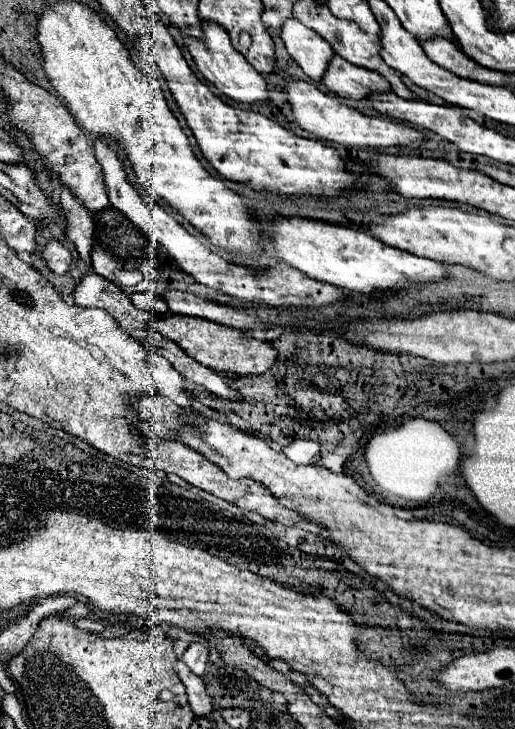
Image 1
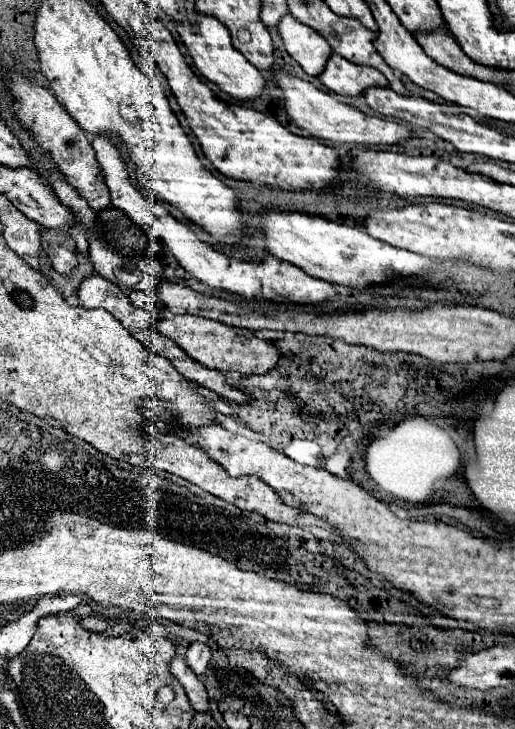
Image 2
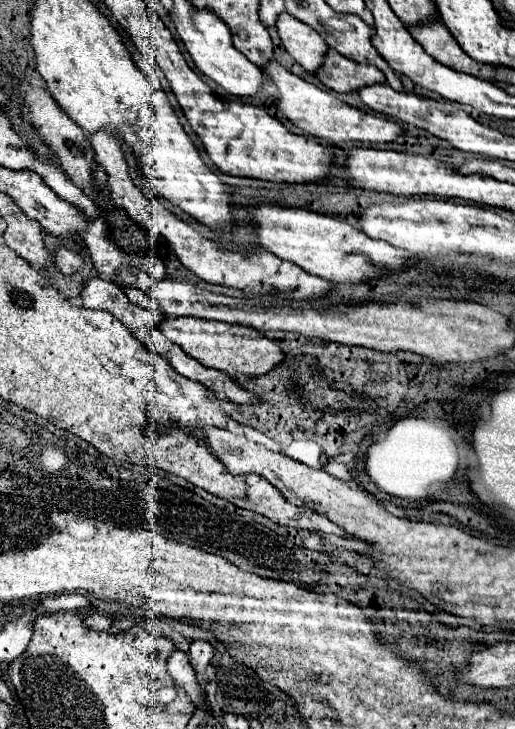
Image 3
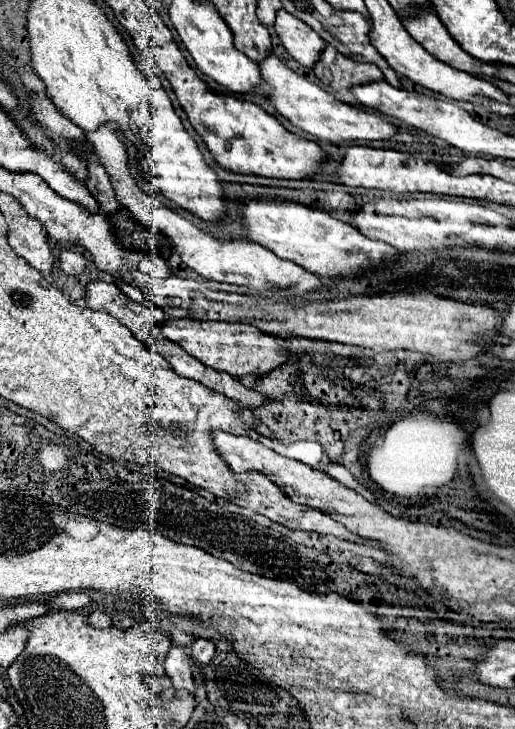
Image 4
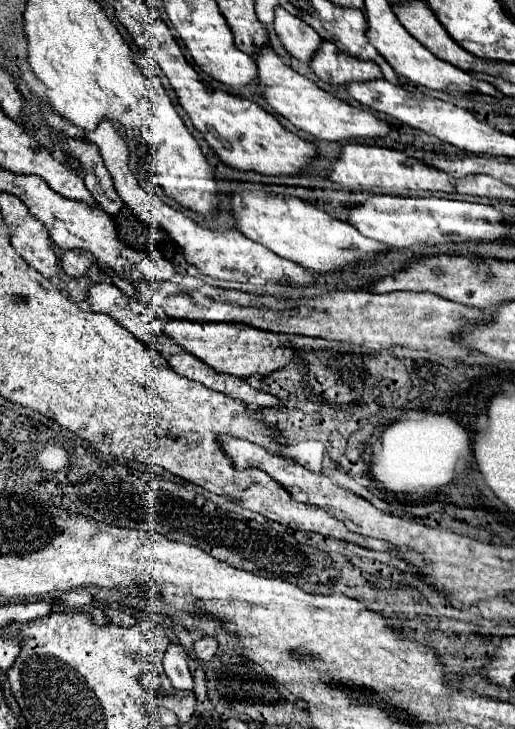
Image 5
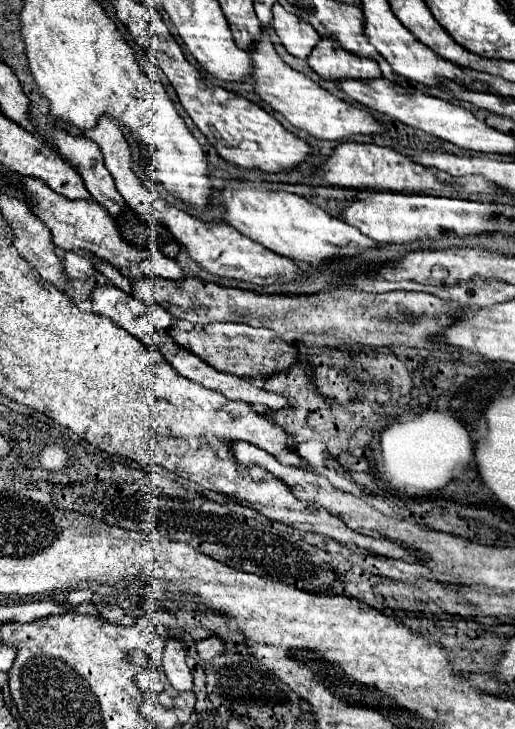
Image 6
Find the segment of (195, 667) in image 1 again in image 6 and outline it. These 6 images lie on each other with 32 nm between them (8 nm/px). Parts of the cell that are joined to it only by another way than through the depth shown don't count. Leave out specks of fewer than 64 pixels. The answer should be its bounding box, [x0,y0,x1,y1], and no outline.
[196,636,224,660]

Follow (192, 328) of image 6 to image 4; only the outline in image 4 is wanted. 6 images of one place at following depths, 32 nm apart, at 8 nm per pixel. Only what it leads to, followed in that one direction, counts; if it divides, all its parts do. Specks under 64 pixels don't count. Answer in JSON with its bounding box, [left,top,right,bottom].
[162,318,288,376]

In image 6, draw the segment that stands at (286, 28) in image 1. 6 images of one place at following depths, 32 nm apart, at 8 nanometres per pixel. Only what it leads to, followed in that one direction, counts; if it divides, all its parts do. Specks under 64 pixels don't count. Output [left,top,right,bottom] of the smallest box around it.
[272,4,320,60]

